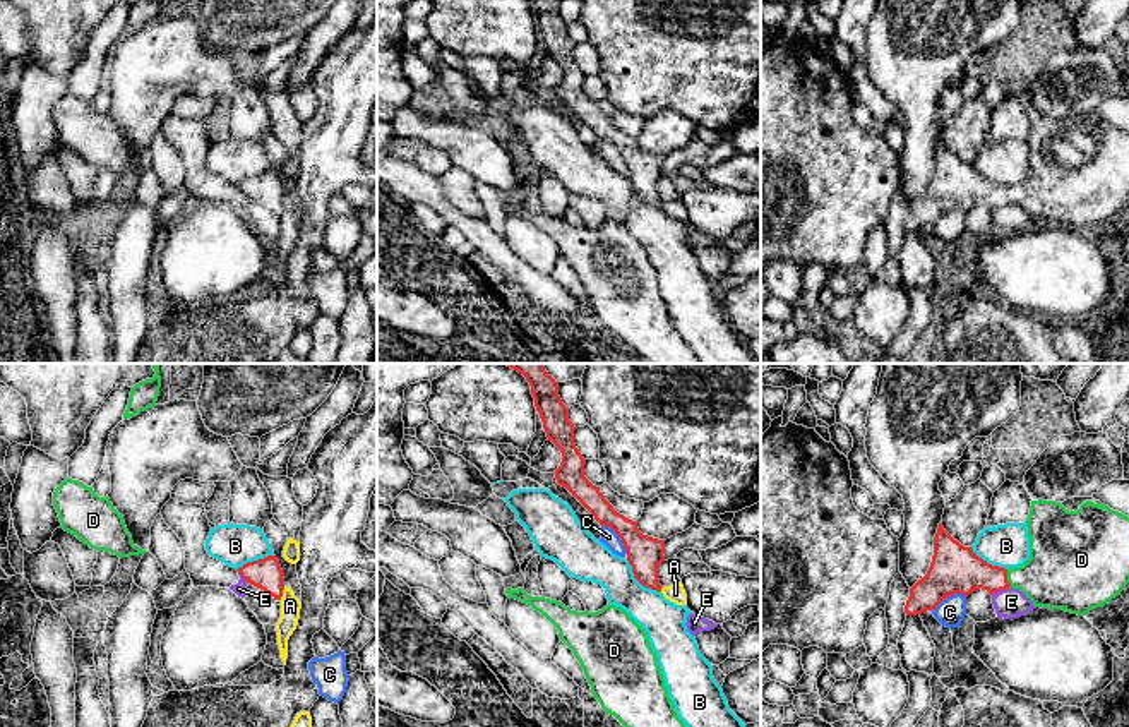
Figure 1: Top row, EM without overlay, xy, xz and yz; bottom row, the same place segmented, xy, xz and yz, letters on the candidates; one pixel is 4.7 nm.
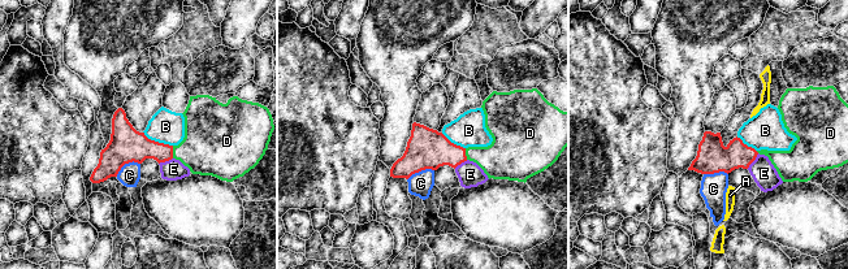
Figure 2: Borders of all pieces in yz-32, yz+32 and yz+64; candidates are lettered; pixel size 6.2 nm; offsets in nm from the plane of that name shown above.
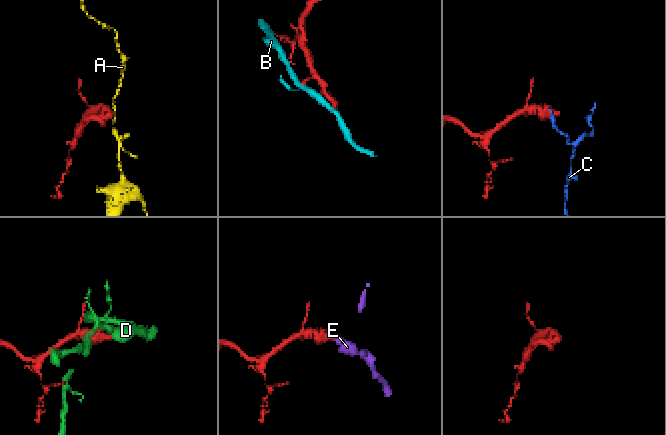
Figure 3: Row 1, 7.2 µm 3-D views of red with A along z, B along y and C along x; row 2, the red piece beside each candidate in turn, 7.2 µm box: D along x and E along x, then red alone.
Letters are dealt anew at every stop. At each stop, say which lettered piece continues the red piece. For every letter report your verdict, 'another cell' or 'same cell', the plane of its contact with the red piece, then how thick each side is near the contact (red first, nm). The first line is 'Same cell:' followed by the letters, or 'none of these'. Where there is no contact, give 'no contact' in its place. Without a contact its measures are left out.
Same cell: D
A: another cell; contact in xy; calibres 150 and 100 nm
B: another cell; contact in xz; calibres 170 and 200 nm
C: another cell; contact in xz; calibres 170 and 80 nm
D: same cell; contact in yz; calibres 220 and 320 nm
E: another cell; contact in yz; calibres 220 and 140 nm

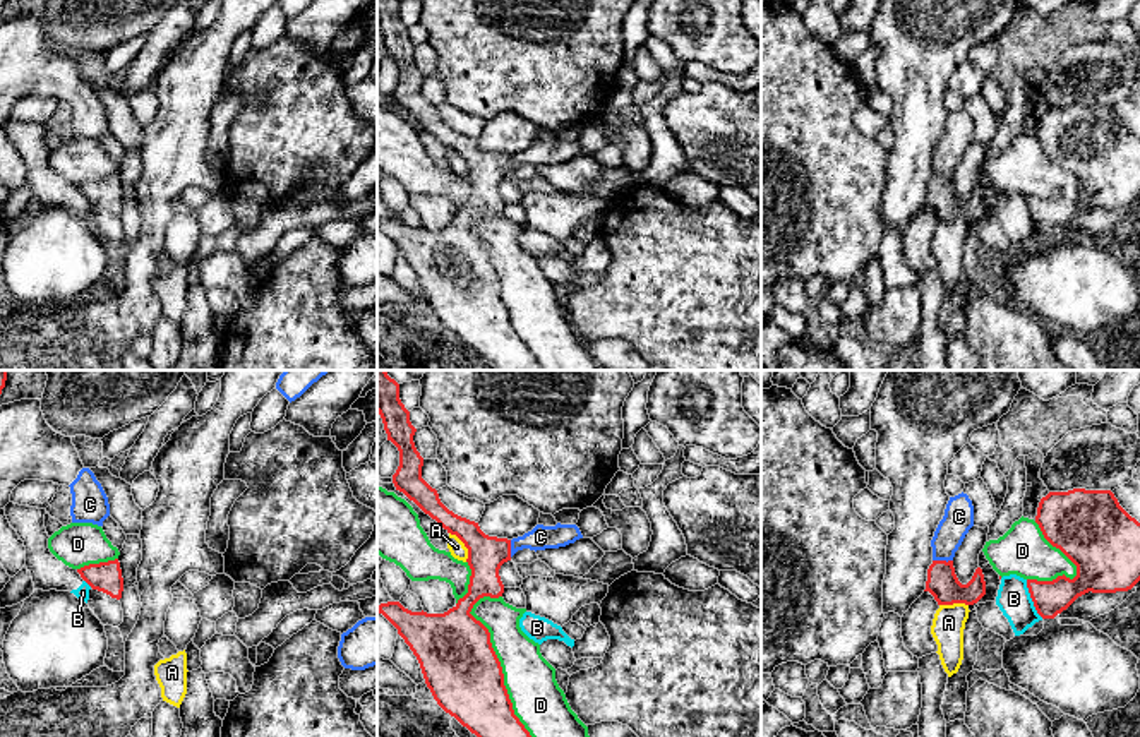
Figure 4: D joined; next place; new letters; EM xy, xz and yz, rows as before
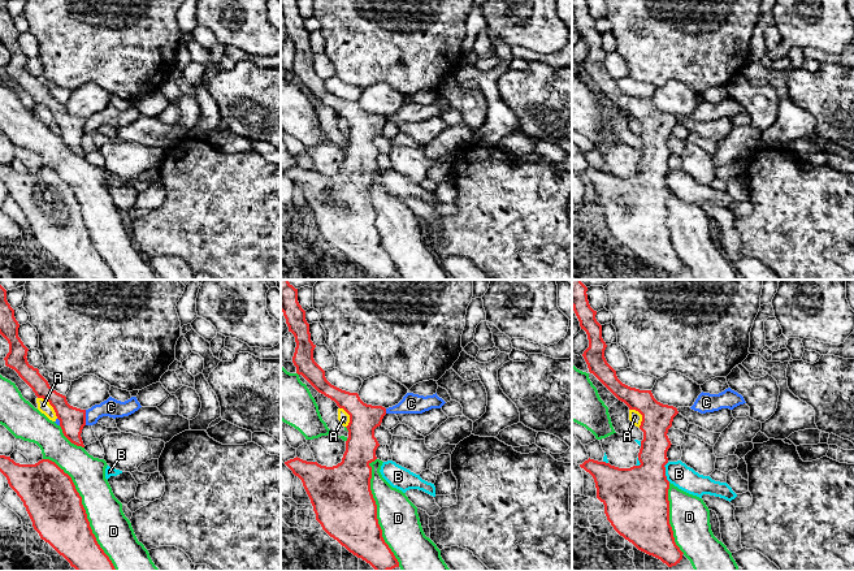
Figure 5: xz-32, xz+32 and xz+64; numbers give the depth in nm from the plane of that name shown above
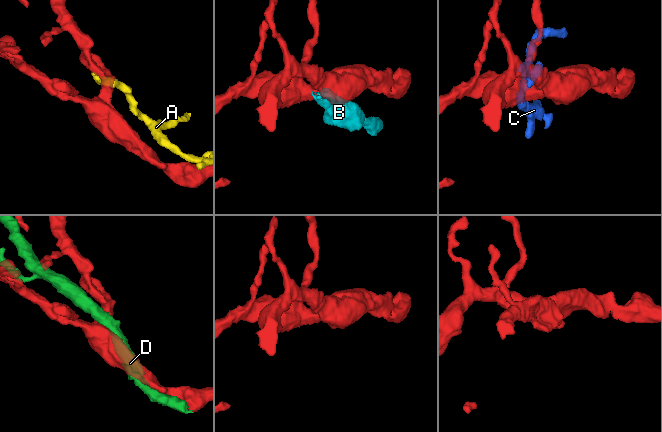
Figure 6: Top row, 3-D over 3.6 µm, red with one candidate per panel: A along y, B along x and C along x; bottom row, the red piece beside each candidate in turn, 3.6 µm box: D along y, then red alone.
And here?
Same cell: none of these
A: another cell; contact in xz; calibres 180 and 80 nm
B: another cell; contact in yz; calibres 160 and 160 nm
C: another cell; contact in yz; calibres 150 and 140 nm
D: another cell; contact in xz; calibres 360 and 240 nm

